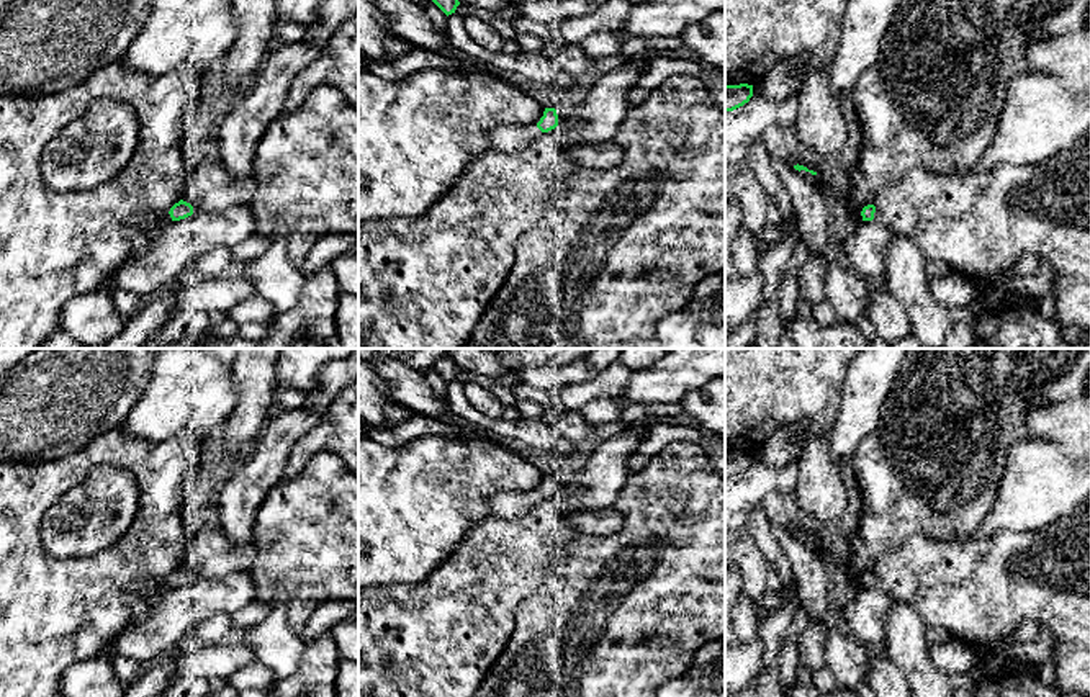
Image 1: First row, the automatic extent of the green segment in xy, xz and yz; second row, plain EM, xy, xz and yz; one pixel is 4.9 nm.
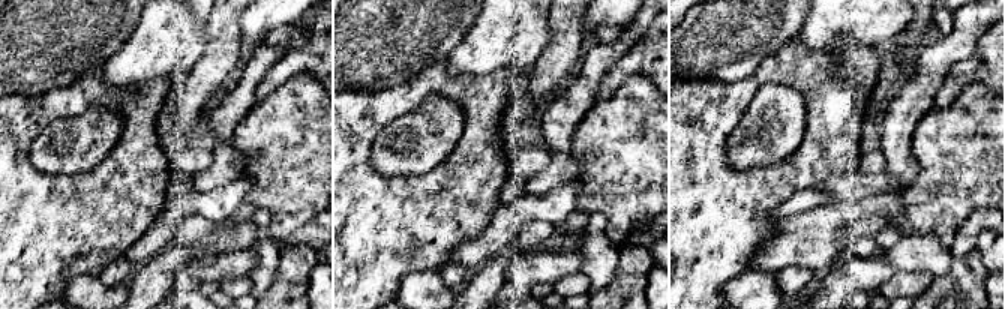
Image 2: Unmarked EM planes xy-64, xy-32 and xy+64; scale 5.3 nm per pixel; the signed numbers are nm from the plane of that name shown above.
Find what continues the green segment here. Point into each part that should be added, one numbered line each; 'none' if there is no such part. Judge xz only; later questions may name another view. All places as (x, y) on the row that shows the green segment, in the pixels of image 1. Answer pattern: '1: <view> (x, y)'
1: xz (506, 138)

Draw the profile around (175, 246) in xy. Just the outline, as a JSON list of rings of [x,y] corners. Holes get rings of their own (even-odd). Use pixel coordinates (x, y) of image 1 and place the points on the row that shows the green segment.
[[[250,205],[221,213],[193,213],[151,232],[144,254],[129,259],[106,283],[106,290],[154,296],[177,278],[188,275],[191,263],[218,245],[242,249],[255,231]]]

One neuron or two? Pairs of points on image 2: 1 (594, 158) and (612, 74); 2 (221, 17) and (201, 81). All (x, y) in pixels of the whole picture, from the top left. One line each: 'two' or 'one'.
1: two
2: one

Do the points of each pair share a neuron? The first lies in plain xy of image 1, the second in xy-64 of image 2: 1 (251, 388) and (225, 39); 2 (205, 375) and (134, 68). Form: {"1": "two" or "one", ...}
{"1": "one", "2": "one"}

